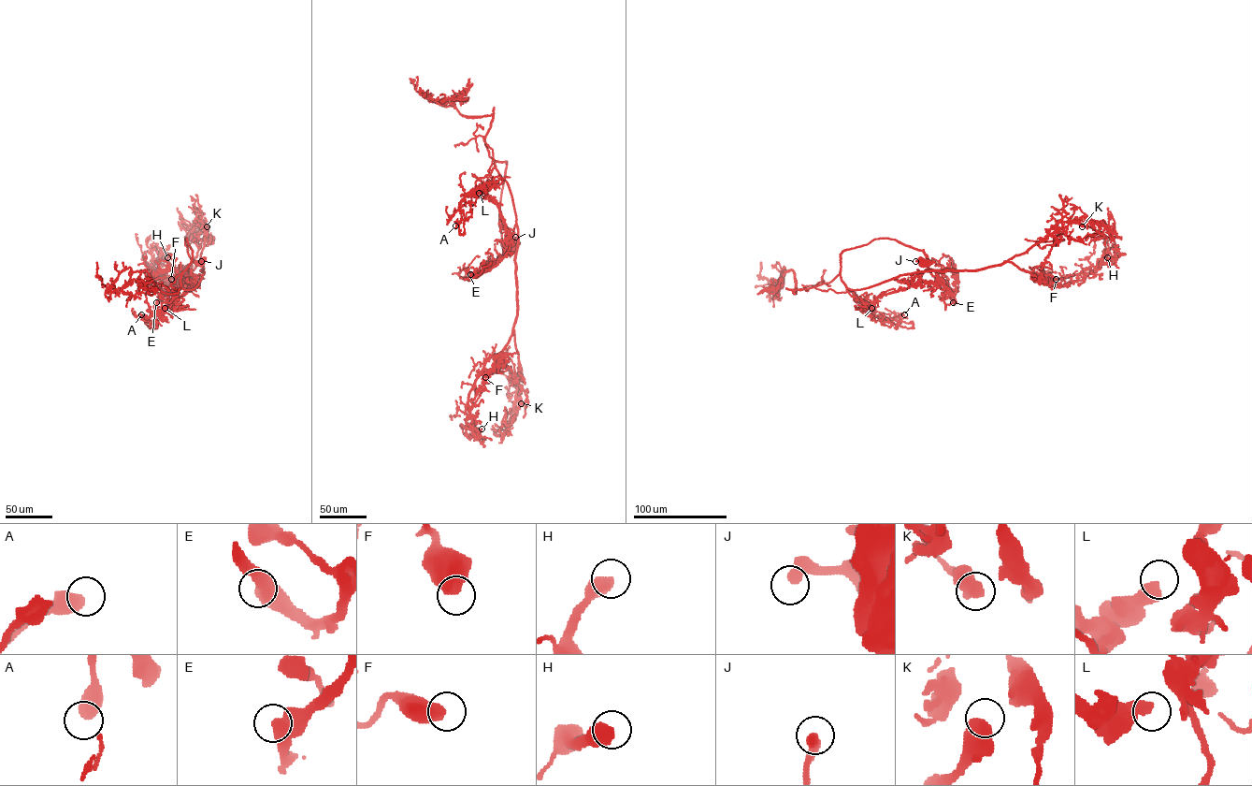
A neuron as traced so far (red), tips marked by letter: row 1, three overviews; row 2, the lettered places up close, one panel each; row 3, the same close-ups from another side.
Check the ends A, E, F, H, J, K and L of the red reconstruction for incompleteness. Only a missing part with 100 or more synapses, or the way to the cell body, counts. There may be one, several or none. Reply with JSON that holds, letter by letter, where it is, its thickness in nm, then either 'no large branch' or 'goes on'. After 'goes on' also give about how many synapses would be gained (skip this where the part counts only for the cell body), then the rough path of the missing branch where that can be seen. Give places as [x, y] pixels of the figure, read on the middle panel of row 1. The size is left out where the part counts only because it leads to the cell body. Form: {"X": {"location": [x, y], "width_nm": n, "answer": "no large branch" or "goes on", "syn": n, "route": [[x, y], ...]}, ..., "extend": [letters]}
{"A": {"location": [455, 225], "width_nm": 500, "answer": "no large branch"}, "E": {"location": [470, 274], "width_nm": 480, "answer": "no large branch"}, "F": {"location": [485, 377], "width_nm": 600, "answer": "no large branch"}, "H": {"location": [482, 429], "width_nm": 550, "answer": "no large branch"}, "J": {"location": [515, 237], "width_nm": 440, "answer": "no large branch"}, "K": {"location": [521, 403], "width_nm": 440, "answer": "no large branch"}, "L": {"location": [479, 193], "width_nm": 480, "answer": "no large branch"}, "extend": []}

